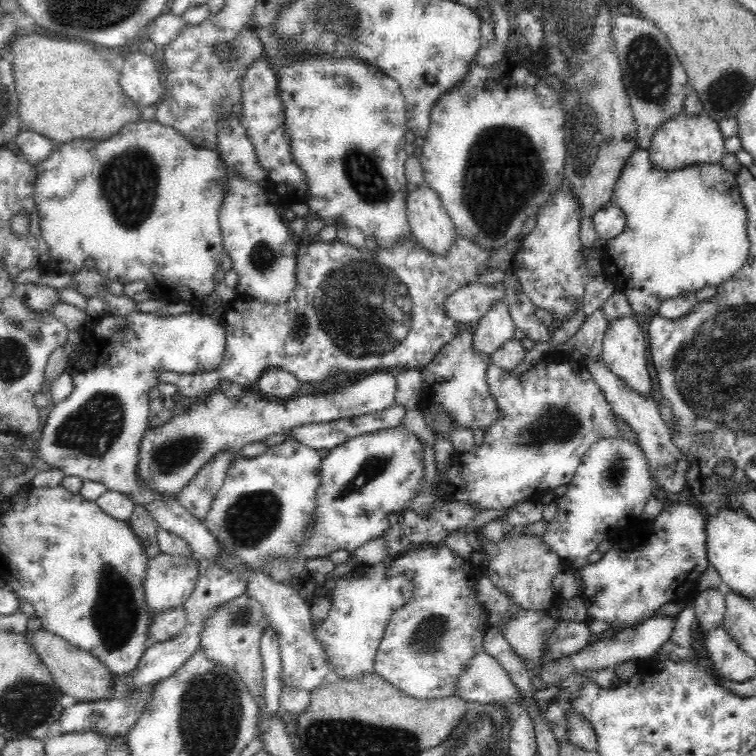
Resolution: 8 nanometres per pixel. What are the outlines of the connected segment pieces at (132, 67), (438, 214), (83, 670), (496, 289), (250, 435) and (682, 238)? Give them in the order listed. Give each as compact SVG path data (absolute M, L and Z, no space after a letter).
M144 52L125 56L120 84L140 108L156 105L165 94L154 59Z
M428 184L407 193L406 217L412 237L424 248L443 255L454 243L455 227L437 192Z
M44 628L37 631L29 630L26 633L34 651L40 657L42 664L48 667L51 677L55 680L56 686L60 687L62 694L74 697L78 703L100 702L113 698L116 687L111 672L93 653L69 644L61 636L52 634Z
M472 281L450 295L444 307L450 317L476 324L494 301L504 300L505 290L502 282L488 286Z
M375 372L332 393L303 395L284 401L263 396L255 388L246 389L239 399L230 399L216 390L208 393L198 404L190 404L187 411L172 416L162 426L146 430L138 452L137 476L158 493L178 500L180 492L205 463L221 453L232 449L234 456L240 457L245 446L262 443L277 434L286 434L292 426L381 414L394 406L396 390L396 374L393 372Z
M638 149L629 156L625 167L622 169L621 175L617 180L614 192L611 196L610 203L622 209L625 217L625 228L622 234L607 240L607 245L602 250L603 275L610 279L616 288L616 292L622 292L632 310L640 312L642 316L654 316L658 314L659 308L666 299L677 298L684 292L698 292L704 287L717 287L726 280L730 280L732 276L742 268L746 262L747 253L750 248L750 241L747 233L747 217L745 204L740 200L739 188L735 173L725 169L721 163L718 164L690 164L682 169L666 169L657 168L653 161L649 159L649 151L647 149Z

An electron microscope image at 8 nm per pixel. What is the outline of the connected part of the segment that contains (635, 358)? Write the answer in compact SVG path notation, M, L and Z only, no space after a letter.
M628 316L610 321L607 324L603 340L601 362L606 364L611 374L622 379L626 386L630 386L631 390L642 395L643 398L651 397L652 381L646 369L646 362L648 362L646 338L636 318Z

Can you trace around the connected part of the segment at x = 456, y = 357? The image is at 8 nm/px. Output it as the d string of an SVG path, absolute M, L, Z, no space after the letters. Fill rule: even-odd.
M468 328L460 332L456 338L441 348L432 362L421 368L417 407L423 413L426 408L441 404L440 408L448 412L452 425L468 428L471 431L476 429L486 431L492 421L498 418L494 399L490 398L490 391L487 390L486 384L490 358L472 349L472 336L473 331Z

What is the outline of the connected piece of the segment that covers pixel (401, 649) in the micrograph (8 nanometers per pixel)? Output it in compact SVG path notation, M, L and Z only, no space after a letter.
M440 545L395 557L387 562L385 568L388 575L404 574L412 578L414 589L410 600L390 614L374 658L374 673L414 699L454 697L458 676L468 662L483 651L483 638L490 626L484 605L476 595L477 574L473 572L470 560Z

